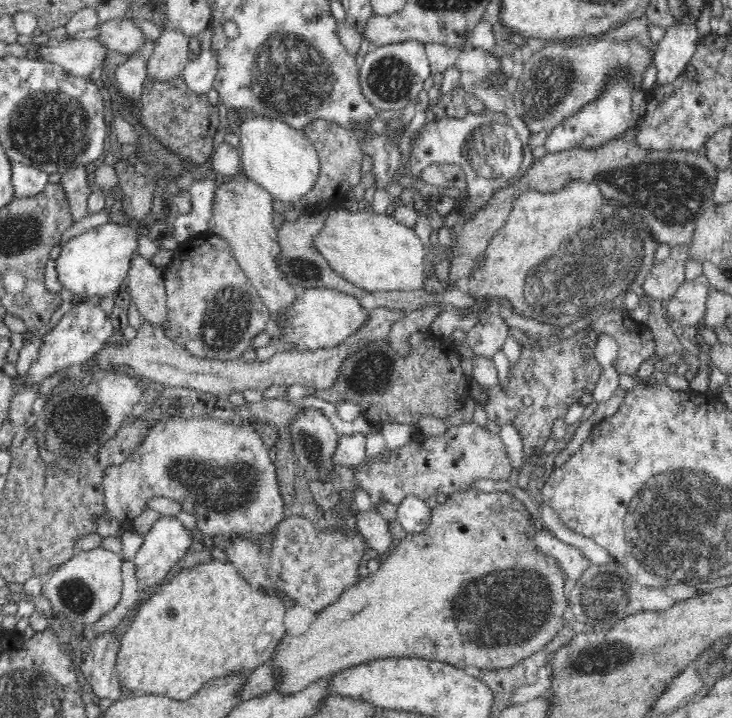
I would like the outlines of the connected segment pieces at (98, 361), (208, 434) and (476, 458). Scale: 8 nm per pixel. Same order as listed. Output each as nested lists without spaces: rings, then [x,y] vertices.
[[[378,307],[369,311],[369,317],[356,332],[348,335],[339,345],[334,348],[321,348],[315,350],[297,349],[294,351],[279,351],[274,353],[268,360],[261,362],[254,360],[248,362],[242,358],[221,360],[201,359],[176,340],[165,336],[162,327],[152,327],[143,324],[137,329],[136,337],[131,340],[123,340],[117,344],[102,347],[96,354],[94,370],[92,373],[101,376],[109,372],[121,372],[123,367],[131,366],[135,373],[149,378],[156,386],[182,386],[198,392],[210,392],[228,400],[228,396],[234,391],[254,389],[264,392],[270,386],[300,384],[310,388],[324,389],[333,385],[337,377],[337,368],[341,362],[352,355],[357,348],[363,347],[379,339],[388,338],[388,331],[397,320],[400,320],[406,311],[400,309],[386,309]]]
[[[194,417],[194,418],[172,418],[164,423],[159,423],[151,429],[151,433],[144,440],[143,445],[134,453],[130,454],[128,459],[121,466],[110,466],[106,469],[103,476],[103,488],[105,497],[104,514],[115,518],[120,523],[122,530],[132,530],[132,522],[139,516],[145,509],[148,509],[148,500],[162,496],[172,501],[180,503],[181,510],[191,514],[196,519],[198,530],[206,536],[222,536],[222,542],[228,542],[232,538],[246,538],[255,542],[262,550],[270,550],[272,542],[274,542],[274,535],[272,532],[276,530],[276,526],[284,520],[284,498],[282,492],[278,487],[278,478],[276,477],[276,466],[272,462],[272,450],[269,450],[269,443],[264,442],[264,434],[253,422],[241,422],[240,418],[234,418],[231,422],[222,422],[219,420],[210,421],[207,417]]]
[[[473,422],[451,427],[440,437],[424,437],[422,432],[417,431],[413,440],[391,451],[388,463],[384,463],[380,456],[366,459],[366,462],[356,466],[354,477],[361,489],[374,500],[385,498],[388,503],[398,506],[410,495],[426,502],[429,497],[440,494],[450,496],[472,489],[479,478],[506,482],[512,469],[500,436]]]

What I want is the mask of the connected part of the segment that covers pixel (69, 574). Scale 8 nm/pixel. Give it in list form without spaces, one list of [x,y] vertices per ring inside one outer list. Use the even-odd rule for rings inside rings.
[[[102,546],[88,551],[76,552],[69,562],[52,572],[51,578],[42,586],[42,595],[50,600],[56,612],[62,614],[66,625],[76,624],[88,628],[118,604],[123,585],[122,566],[122,557]]]

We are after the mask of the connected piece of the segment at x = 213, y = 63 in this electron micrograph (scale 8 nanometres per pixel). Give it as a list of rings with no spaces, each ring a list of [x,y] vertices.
[[[202,49],[198,57],[188,61],[182,72],[187,88],[196,94],[207,94],[214,86],[218,72],[218,51]]]

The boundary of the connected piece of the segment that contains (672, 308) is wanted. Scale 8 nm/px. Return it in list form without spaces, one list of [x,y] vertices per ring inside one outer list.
[[[701,271],[695,279],[682,283],[671,299],[663,302],[663,315],[666,314],[670,323],[678,320],[684,327],[703,322],[709,288],[706,273]]]

